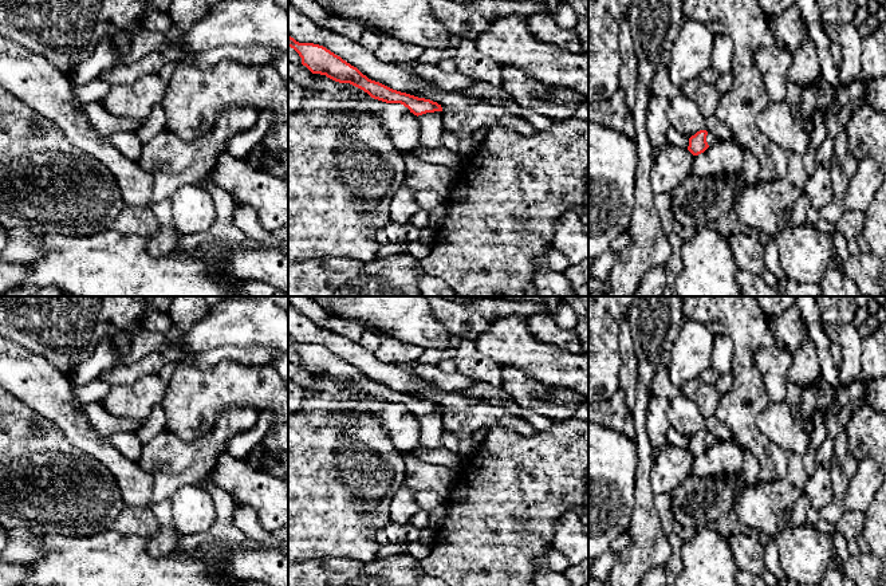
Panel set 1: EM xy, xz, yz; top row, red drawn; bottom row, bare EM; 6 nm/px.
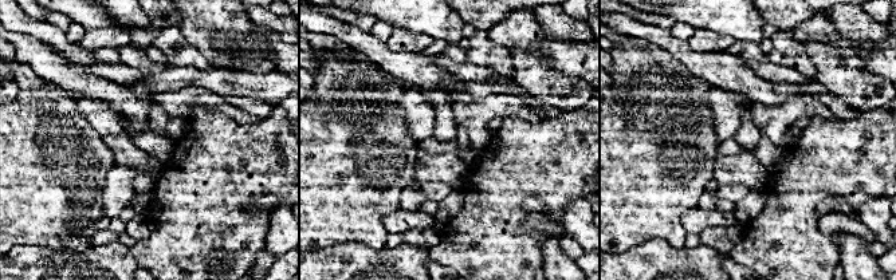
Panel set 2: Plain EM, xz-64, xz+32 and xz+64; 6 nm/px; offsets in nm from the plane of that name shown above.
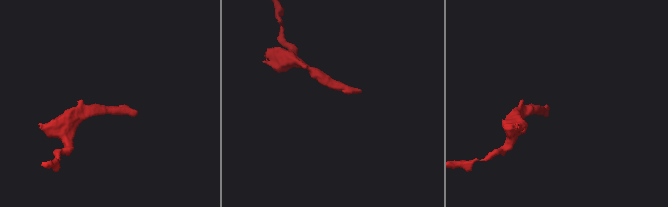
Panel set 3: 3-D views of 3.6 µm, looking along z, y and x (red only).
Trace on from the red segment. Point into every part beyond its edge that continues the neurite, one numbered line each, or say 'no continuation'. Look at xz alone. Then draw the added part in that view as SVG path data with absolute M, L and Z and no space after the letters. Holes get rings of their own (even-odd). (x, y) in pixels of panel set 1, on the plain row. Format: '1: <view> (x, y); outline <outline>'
1: xz (430, 425); outline M441 412L418 416L420 444L428 449L442 447L444 422Z

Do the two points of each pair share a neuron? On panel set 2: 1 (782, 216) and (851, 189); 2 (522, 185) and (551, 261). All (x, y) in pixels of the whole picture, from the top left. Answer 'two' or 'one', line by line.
1: one
2: two

